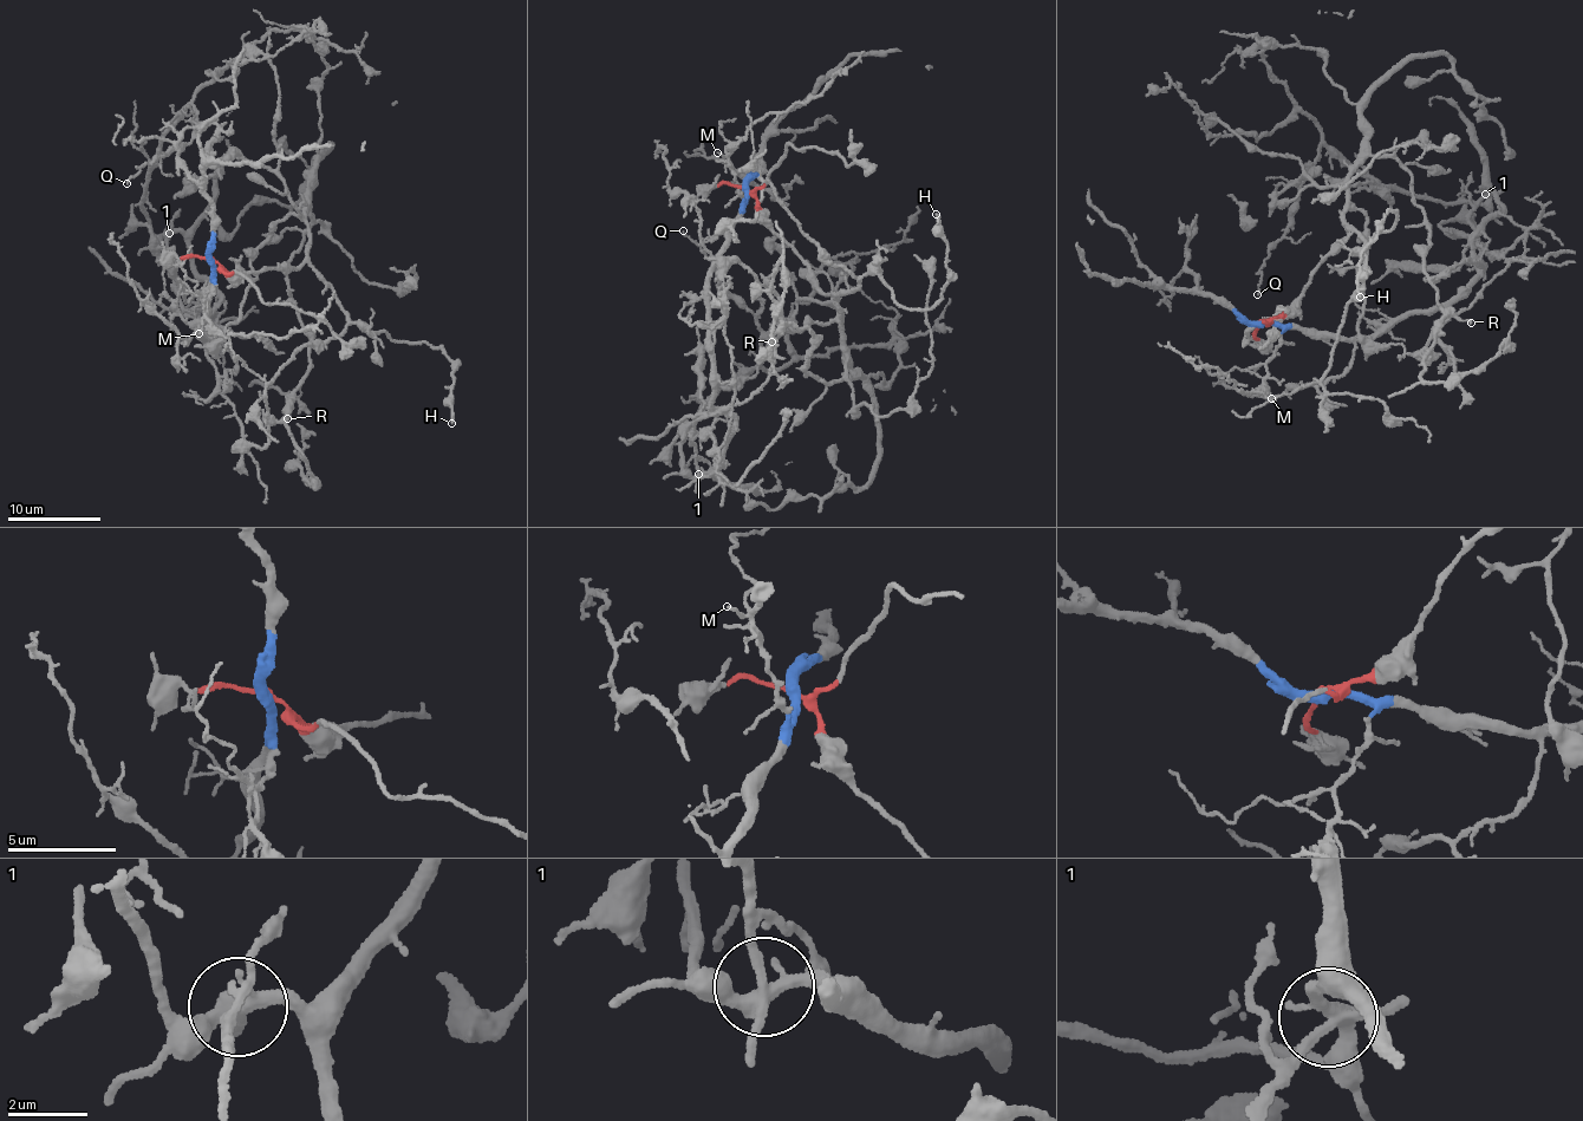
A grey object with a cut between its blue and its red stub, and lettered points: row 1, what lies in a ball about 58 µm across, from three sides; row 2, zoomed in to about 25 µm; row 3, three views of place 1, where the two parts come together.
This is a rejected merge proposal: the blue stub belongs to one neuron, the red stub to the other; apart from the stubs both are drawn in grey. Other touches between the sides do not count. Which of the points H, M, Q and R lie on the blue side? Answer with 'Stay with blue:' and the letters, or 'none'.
Stay with blue: M, Q

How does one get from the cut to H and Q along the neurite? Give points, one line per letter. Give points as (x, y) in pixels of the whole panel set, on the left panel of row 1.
H: (210, 259), (228, 278), (303, 264), (353, 323), (443, 351), (453, 363), (451, 424)
Q: (210, 259), (210, 310), (194, 325), (204, 344), (221, 293), (141, 203), (191, 105), (194, 138), (126, 183)

